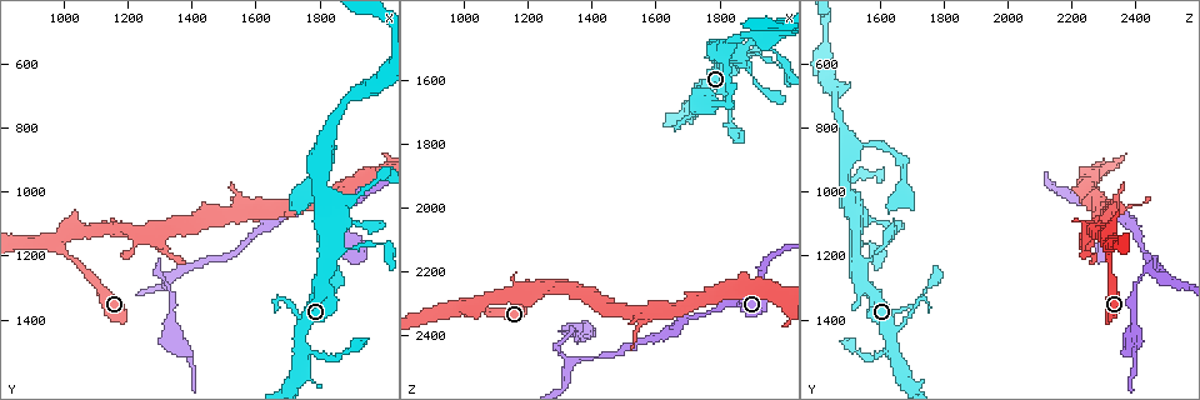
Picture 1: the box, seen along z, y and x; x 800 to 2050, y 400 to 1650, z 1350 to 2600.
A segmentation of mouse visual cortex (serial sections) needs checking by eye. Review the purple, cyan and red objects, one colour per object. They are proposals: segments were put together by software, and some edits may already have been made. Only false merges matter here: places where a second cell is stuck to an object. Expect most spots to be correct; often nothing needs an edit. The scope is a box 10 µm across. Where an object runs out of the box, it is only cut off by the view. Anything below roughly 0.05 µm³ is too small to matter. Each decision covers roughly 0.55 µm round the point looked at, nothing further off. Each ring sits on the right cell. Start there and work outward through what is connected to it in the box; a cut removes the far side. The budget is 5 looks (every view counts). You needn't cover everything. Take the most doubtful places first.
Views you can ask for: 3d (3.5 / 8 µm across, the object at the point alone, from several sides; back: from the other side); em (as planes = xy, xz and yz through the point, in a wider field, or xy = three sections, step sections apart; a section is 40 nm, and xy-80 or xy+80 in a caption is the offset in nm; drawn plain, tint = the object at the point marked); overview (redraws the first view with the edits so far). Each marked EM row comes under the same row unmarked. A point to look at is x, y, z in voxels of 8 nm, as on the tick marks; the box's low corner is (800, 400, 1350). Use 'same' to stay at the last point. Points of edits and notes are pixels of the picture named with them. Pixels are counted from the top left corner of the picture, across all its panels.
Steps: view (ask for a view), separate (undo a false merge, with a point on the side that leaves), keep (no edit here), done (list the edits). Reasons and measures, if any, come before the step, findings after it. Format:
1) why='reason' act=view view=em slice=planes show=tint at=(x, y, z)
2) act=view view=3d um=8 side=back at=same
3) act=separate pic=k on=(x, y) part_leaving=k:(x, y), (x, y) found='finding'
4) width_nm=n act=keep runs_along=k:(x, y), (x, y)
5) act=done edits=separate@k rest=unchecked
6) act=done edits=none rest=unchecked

why='sharp bend' act=view view=3d um=8 at=(990, 1160, 2320)

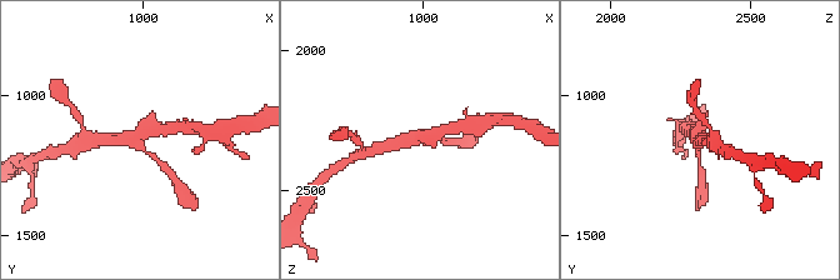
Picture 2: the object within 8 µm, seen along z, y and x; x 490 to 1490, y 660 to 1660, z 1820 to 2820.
why='closer look' act=view view=3d um=3.5 at=same

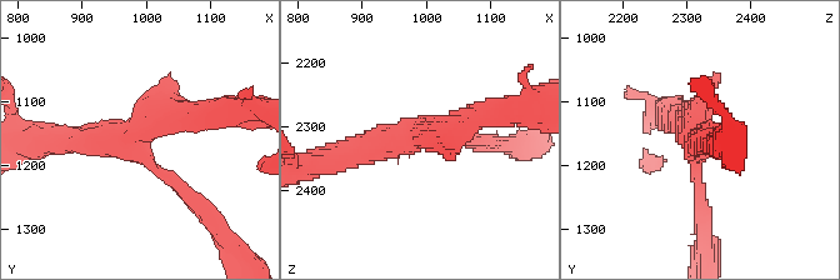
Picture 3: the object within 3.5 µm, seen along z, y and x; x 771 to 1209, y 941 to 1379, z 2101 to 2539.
act=view view=em slice=planes show=tint at=(980, 1160, 2320)

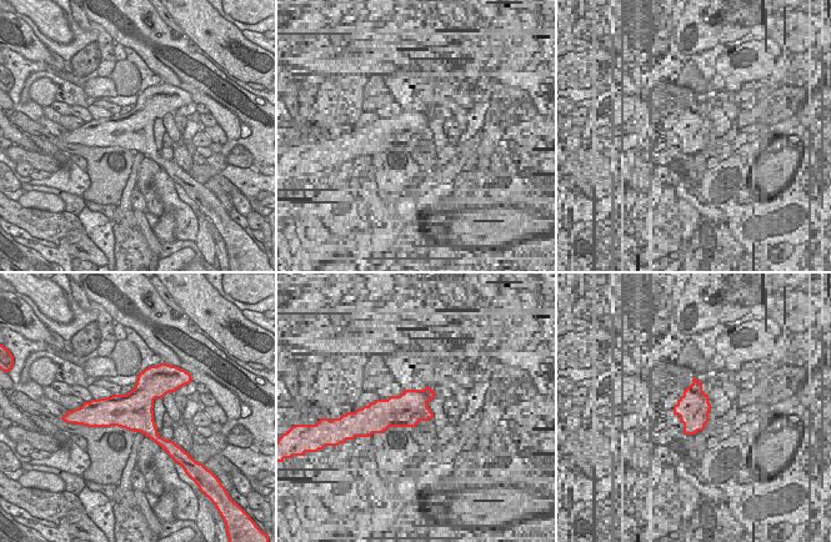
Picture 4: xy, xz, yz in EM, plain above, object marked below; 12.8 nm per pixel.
act=keep runs_along=3:(701, 204), (695, 116), (679, 111) found='one cell here'

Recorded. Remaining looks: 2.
why='a fork' act=view view=3d um=3.5 at=(1330, 1260, 2490)

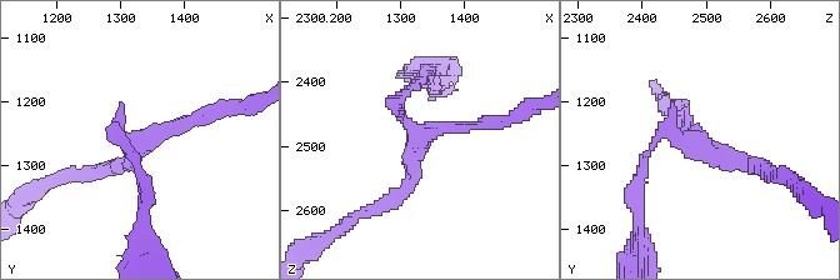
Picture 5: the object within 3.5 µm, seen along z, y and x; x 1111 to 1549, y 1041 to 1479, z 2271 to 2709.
arms=3 arm_widths_nm=100,150,150 why='shape alone is not enough' act=view view=em slice=xy step=1 show=tint at=(1335, 1260, 2485)

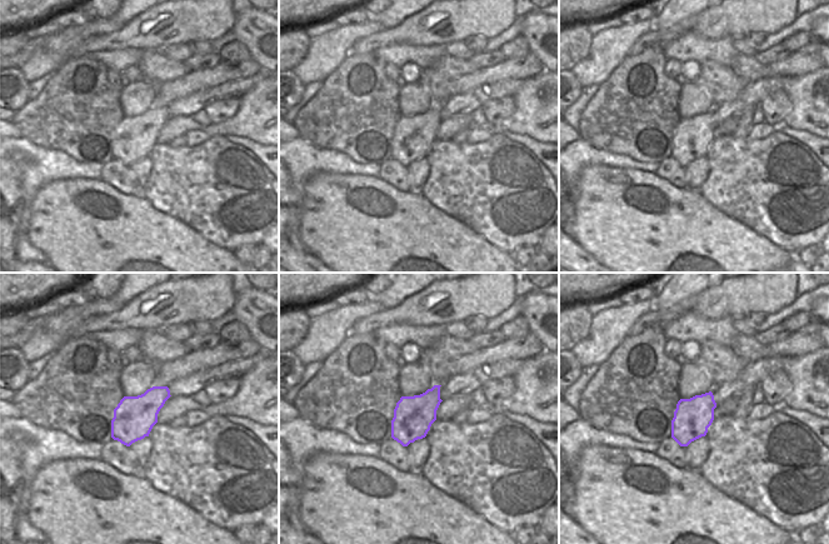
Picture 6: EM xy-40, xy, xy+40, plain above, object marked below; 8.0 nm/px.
act=keep runs_along=5:(213, 114), (118, 133), (136, 163) found='one cell here'

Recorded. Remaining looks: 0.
act=done edits=none rest=unchecked

